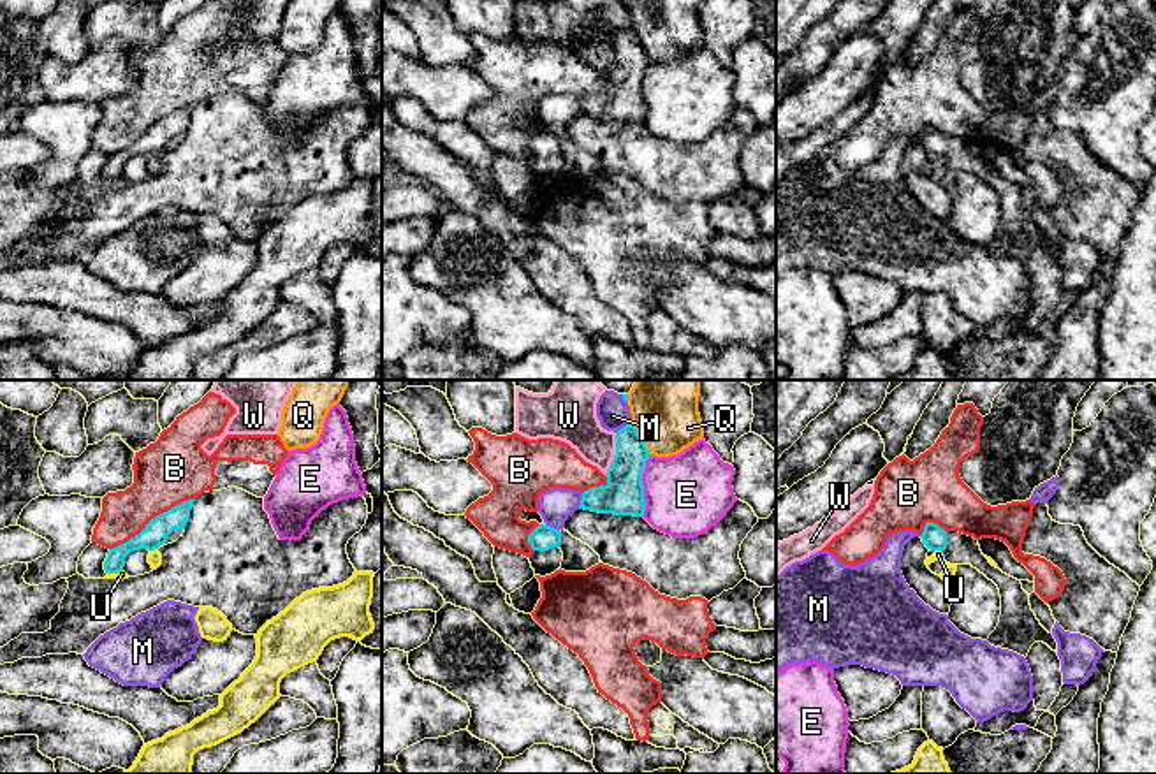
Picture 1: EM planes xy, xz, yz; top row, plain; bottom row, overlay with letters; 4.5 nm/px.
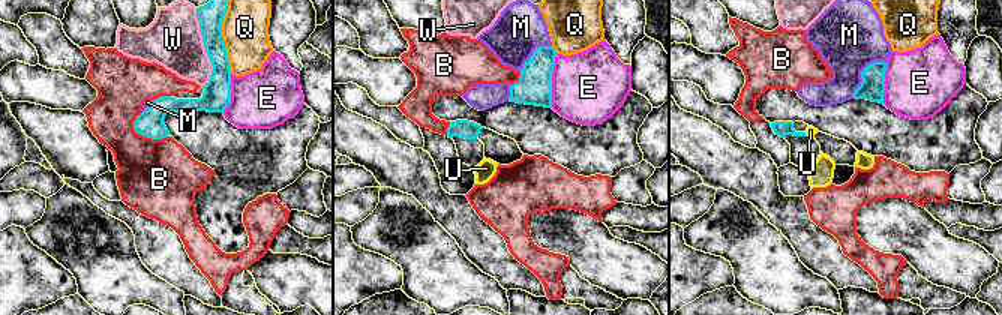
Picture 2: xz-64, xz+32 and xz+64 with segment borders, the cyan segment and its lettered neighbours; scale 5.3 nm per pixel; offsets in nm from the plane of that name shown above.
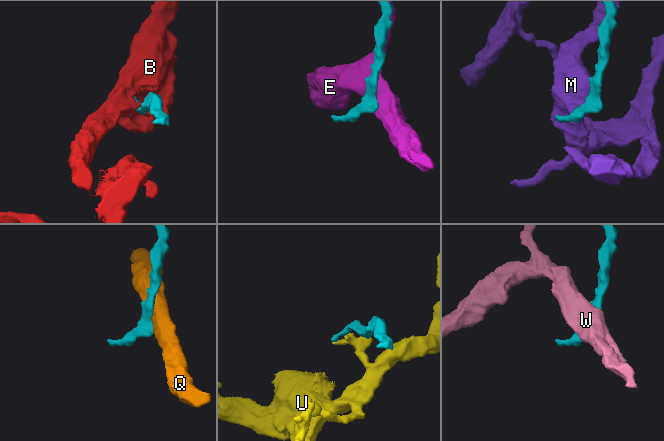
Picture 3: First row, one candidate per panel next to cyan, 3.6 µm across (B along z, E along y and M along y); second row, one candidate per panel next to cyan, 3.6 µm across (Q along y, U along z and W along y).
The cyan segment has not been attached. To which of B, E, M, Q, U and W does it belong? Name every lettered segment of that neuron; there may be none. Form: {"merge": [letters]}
{"merge": []}

